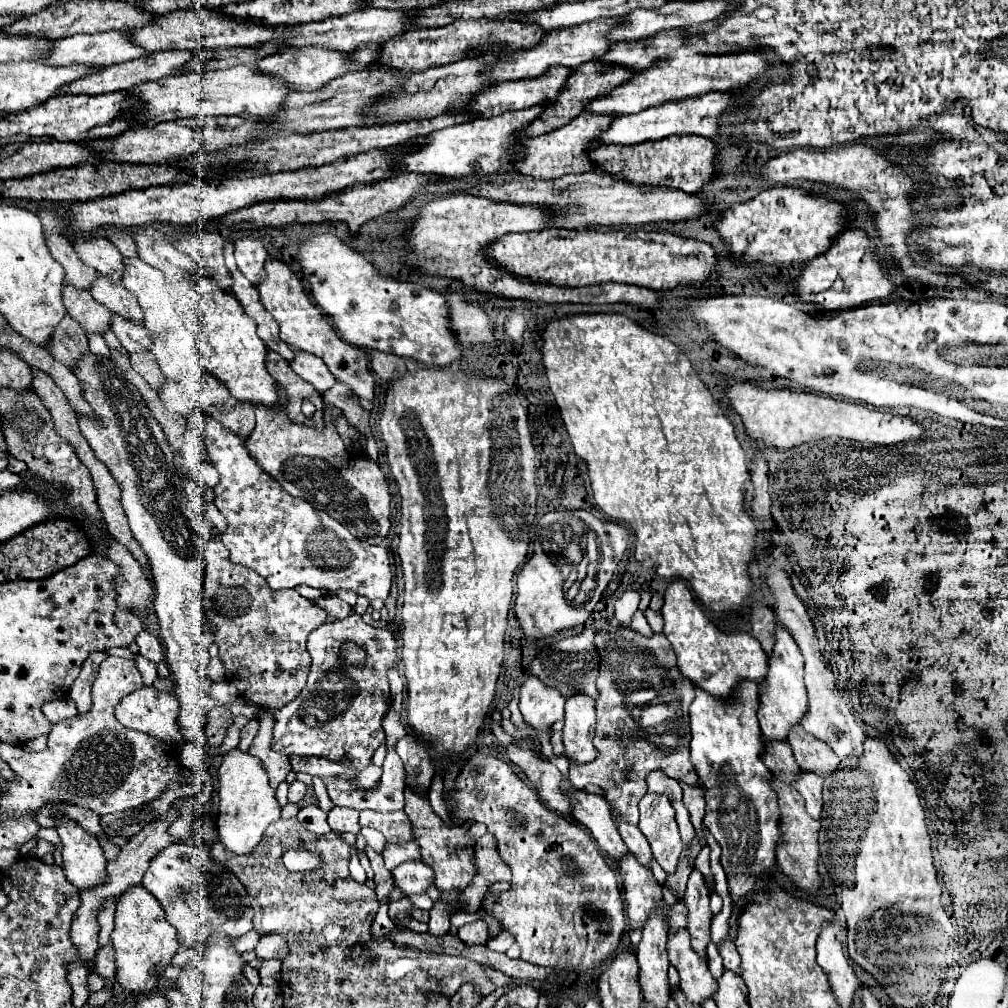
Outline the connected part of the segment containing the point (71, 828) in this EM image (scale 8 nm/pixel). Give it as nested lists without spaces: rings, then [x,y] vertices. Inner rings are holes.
[[[63,817],[57,825],[63,843],[63,873],[79,891],[95,889],[105,881],[107,859],[99,841],[75,821]]]

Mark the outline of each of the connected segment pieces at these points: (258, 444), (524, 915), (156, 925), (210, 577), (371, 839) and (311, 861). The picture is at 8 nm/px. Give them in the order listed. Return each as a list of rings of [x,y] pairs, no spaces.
[[[283,395],[283,413],[267,413],[267,409],[257,409],[257,427],[247,439],[251,457],[263,471],[277,479],[287,493],[303,497],[311,505],[331,513],[331,517],[343,523],[353,537],[359,537],[369,545],[385,539],[391,527],[391,495],[379,465],[365,455],[351,455],[345,449],[335,431],[335,421],[329,419],[329,413],[325,413],[327,427],[323,431],[315,431],[289,421],[285,407],[287,397]]]
[[[475,753],[475,757],[467,761],[455,779],[451,801],[455,801],[455,811],[451,815],[487,825],[487,831],[499,841],[497,849],[503,861],[507,861],[513,871],[511,889],[487,897],[485,909],[487,913],[495,915],[503,923],[505,931],[515,937],[517,945],[521,947],[523,961],[551,969],[569,969],[577,975],[583,975],[601,967],[619,951],[623,933],[627,931],[619,881],[615,871],[603,861],[595,841],[591,841],[581,825],[551,813],[551,809],[539,801],[537,793],[509,767],[509,763],[483,753]]]
[[[141,885],[127,889],[127,893],[119,897],[111,941],[115,945],[115,957],[119,965],[117,981],[131,995],[155,991],[159,987],[161,971],[171,965],[171,959],[179,949],[179,943],[175,941],[175,929],[163,921],[163,909],[159,909],[155,897],[151,897],[151,893]]]
[[[211,541],[205,551],[203,551],[203,559],[205,559],[205,599],[203,599],[203,605],[207,607],[207,617],[209,617],[209,625],[211,629],[215,631],[215,643],[219,647],[219,659],[225,663],[225,669],[227,669],[227,681],[231,681],[237,689],[239,689],[239,695],[263,709],[281,709],[285,707],[287,703],[291,703],[299,693],[301,689],[305,687],[305,681],[307,681],[307,673],[309,673],[309,667],[311,667],[311,657],[307,653],[307,635],[317,629],[319,625],[323,625],[327,621],[327,613],[323,613],[323,609],[317,607],[317,603],[301,597],[295,589],[283,589],[283,591],[273,591],[267,581],[255,573],[253,569],[247,569],[245,565],[237,565],[229,559],[229,553],[227,553],[227,547],[221,543],[221,541]]]
[[[362,827],[360,834],[365,837],[366,843],[368,845],[372,846],[372,848],[378,853],[382,853],[382,850],[386,844],[386,840],[381,832],[373,828]]]
[[[293,847],[283,853],[283,865],[289,872],[313,871],[323,865],[323,857],[303,847]]]

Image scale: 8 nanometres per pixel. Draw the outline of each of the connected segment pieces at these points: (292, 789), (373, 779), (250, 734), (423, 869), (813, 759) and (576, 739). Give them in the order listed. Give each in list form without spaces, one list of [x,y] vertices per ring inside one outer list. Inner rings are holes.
[[[293,781],[289,785],[289,801],[291,803],[299,803],[307,793],[309,793],[309,787],[305,783],[301,783],[301,781]]]
[[[369,765],[367,769],[363,769],[361,773],[357,773],[357,779],[351,781],[355,787],[361,787],[361,789],[371,789],[373,785],[379,783],[379,777],[381,777],[381,769],[375,767],[375,765]]]
[[[251,719],[251,721],[241,729],[241,741],[239,741],[239,749],[241,749],[241,751],[247,751],[247,749],[249,749],[249,745],[251,745],[251,741],[253,741],[253,737],[257,735],[257,731],[259,731],[259,721],[255,721],[255,719]]]
[[[421,861],[401,863],[399,867],[395,867],[393,877],[395,877],[395,885],[397,885],[405,895],[425,893],[425,889],[427,889],[429,885],[433,885],[431,867],[423,865]]]
[[[801,725],[791,729],[789,745],[801,771],[811,771],[821,777],[827,777],[839,767],[839,757],[835,757],[835,753],[831,753],[831,749],[823,745],[823,741],[805,733]]]
[[[573,695],[565,703],[563,745],[565,757],[577,765],[597,759],[593,747],[595,733],[595,701],[587,695]]]

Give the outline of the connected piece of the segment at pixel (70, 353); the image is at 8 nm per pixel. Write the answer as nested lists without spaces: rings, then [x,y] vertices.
[[[63,317],[51,337],[51,345],[47,345],[47,351],[65,367],[75,369],[79,359],[89,351],[89,341],[83,329],[75,325],[75,319]]]

